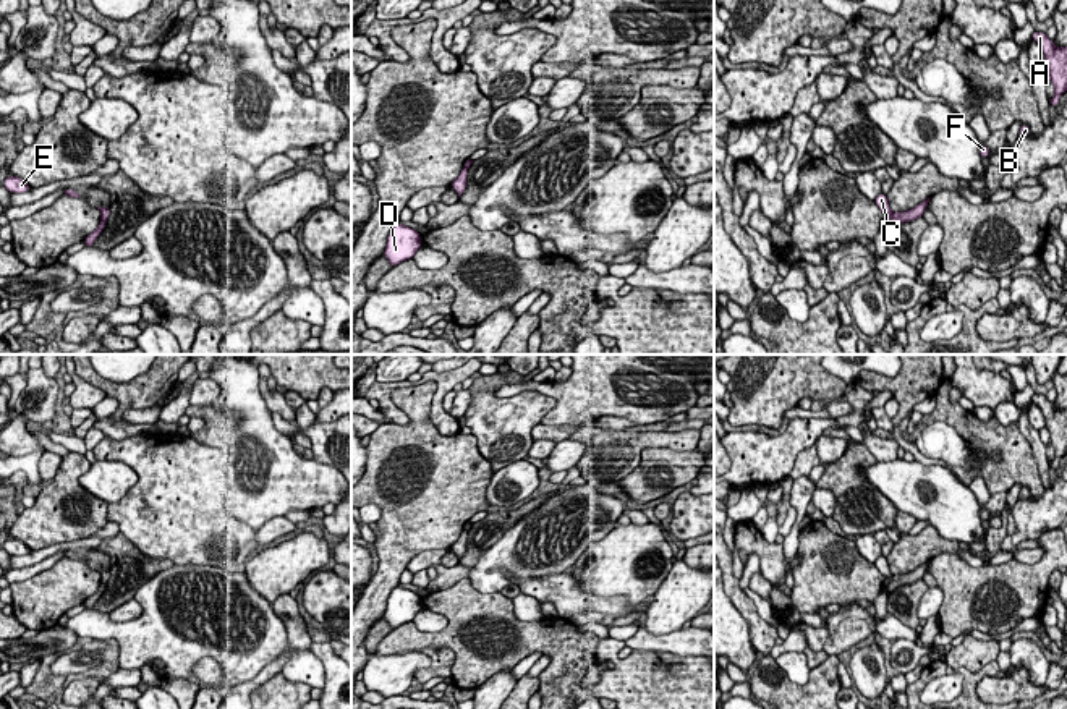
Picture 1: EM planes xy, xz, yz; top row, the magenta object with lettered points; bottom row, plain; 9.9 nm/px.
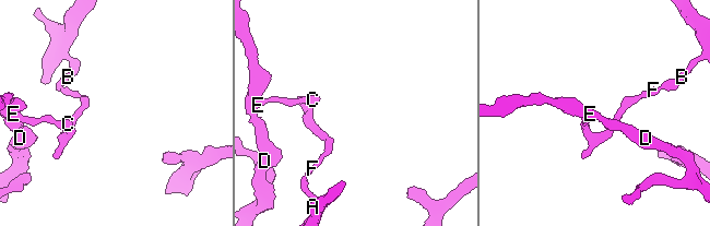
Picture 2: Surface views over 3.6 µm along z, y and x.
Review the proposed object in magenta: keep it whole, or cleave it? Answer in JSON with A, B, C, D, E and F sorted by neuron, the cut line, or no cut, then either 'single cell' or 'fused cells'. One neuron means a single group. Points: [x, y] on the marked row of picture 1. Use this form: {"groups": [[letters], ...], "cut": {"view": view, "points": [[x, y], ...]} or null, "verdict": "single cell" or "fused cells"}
{"groups": [["A", "B", "F"], ["C", "D", "E"]], "cut": {"view": "yz", "points": [[894, 212], [886, 224]]}, "verdict": "fused cells"}

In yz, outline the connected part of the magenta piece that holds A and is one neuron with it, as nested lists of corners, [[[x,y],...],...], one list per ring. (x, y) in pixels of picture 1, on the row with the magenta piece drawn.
[[[1033,31],[1033,40],[1038,42],[1044,52],[1046,65],[1049,68],[1049,81],[1056,89],[1049,105],[1057,107],[1061,96],[1067,91],[1067,47],[1057,47],[1046,32],[1038,31]]]

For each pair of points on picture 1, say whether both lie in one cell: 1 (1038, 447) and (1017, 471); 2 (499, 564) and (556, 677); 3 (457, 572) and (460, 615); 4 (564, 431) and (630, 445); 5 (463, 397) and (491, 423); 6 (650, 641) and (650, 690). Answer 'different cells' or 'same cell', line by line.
1: different cells
2: different cells
3: different cells
4: different cells
5: different cells
6: different cells

